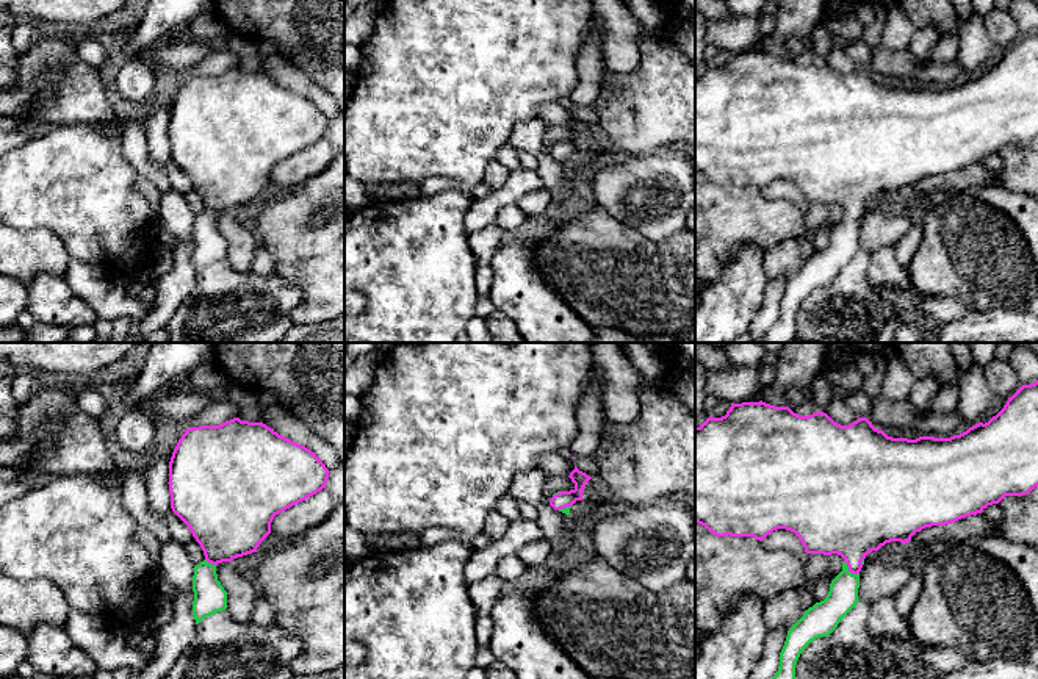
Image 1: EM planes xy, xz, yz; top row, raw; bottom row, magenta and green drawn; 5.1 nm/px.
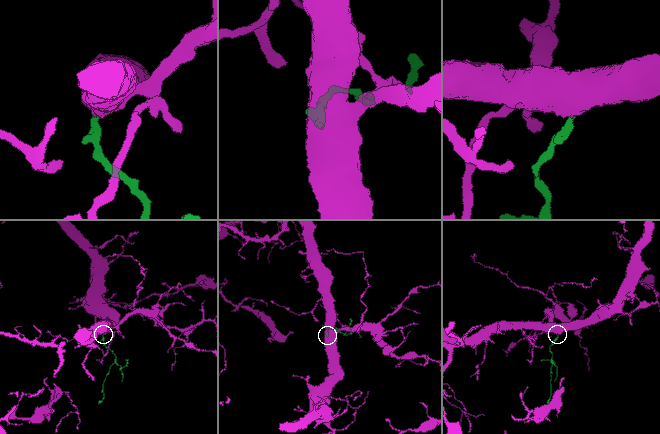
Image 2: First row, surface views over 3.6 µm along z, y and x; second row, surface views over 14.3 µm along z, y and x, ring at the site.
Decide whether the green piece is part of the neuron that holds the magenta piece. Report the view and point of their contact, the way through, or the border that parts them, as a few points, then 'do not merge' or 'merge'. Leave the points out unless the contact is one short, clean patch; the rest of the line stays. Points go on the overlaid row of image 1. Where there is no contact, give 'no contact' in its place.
contact yz (849, 570); way yz (850, 521), (849, 570), (843, 596); merge

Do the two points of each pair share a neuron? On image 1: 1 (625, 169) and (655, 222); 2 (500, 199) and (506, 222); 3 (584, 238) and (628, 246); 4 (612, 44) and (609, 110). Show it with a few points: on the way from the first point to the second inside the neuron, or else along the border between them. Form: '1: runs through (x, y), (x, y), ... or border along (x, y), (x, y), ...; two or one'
1: runs through (633, 182), (655, 204), (655, 210); one
2: border along (515, 204), (506, 204), (493, 222); two
3: runs through (595, 246), (617, 246); one
4: border along (639, 41), (639, 63), (622, 75); two

